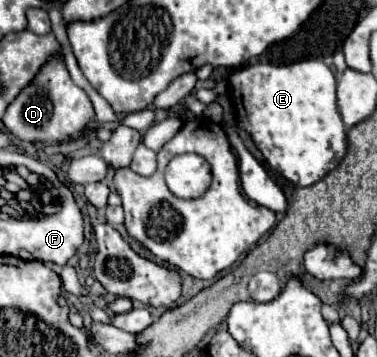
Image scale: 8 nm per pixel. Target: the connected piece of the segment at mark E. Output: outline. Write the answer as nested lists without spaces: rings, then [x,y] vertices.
[[[322,60],[286,66],[252,64],[230,74],[238,128],[246,130],[266,164],[288,182],[306,188],[322,180],[346,154],[346,128],[336,106],[336,78]]]

